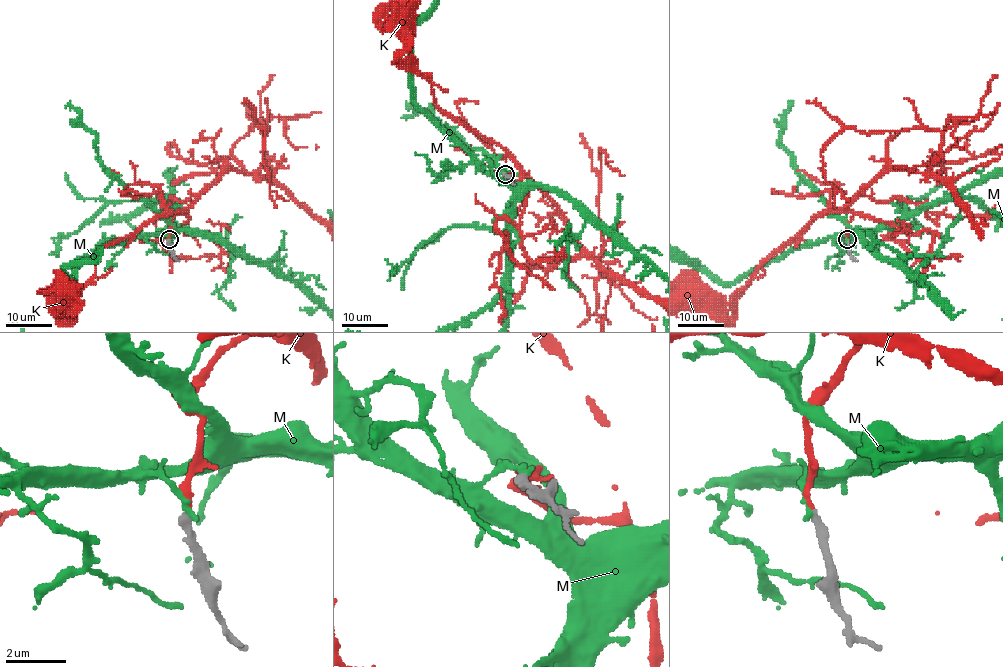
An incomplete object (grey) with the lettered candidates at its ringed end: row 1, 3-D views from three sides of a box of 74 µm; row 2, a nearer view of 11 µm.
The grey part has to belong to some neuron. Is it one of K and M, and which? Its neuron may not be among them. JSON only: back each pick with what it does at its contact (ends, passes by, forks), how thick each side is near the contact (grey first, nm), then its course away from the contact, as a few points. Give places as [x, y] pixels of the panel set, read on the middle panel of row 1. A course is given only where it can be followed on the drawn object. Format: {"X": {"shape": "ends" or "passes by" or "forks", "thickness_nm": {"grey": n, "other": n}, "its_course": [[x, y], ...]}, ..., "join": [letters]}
{"K": {"shape": "ends", "thickness_nm": {"grey": 280, "other": 170}, "its_course": [[505, 173], [516, 180], [520, 166], [498, 144], [448, 116], [432, 84], [399, 61], [405, 26], [398, 17]]}, "join": ["K"]}

